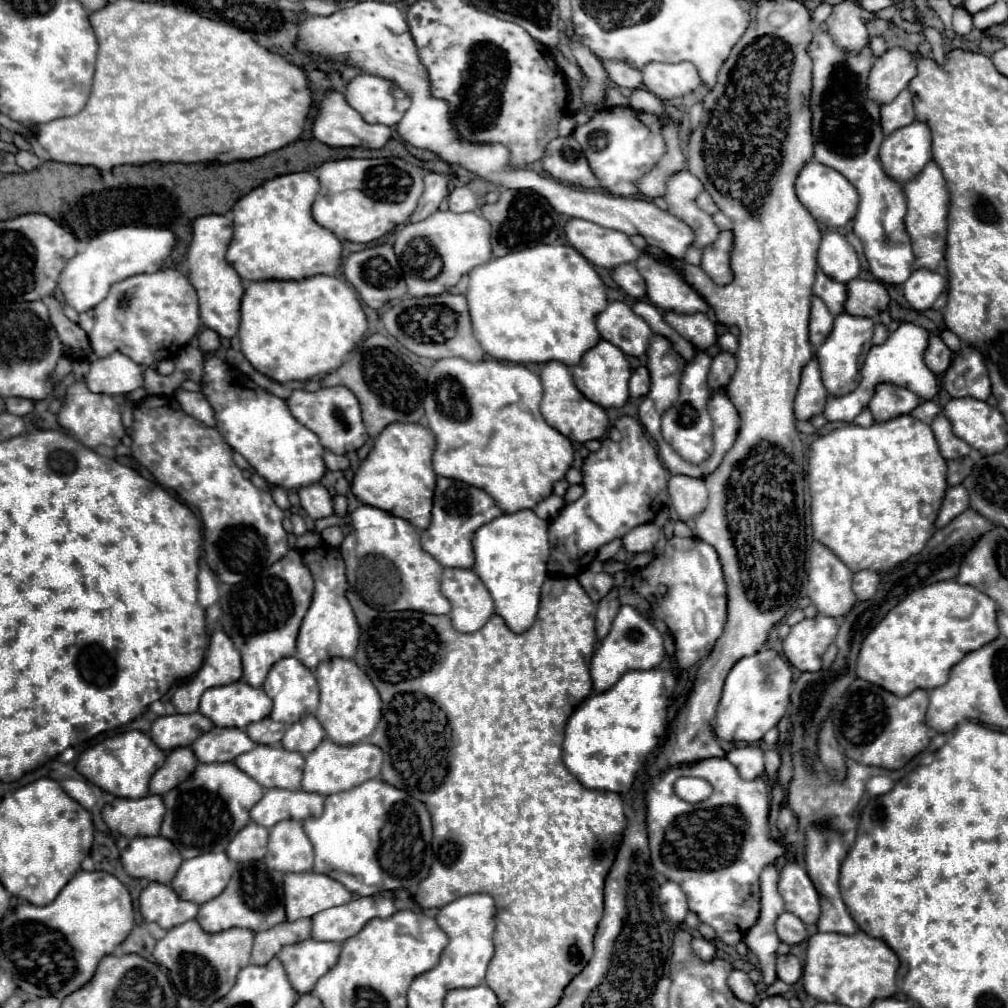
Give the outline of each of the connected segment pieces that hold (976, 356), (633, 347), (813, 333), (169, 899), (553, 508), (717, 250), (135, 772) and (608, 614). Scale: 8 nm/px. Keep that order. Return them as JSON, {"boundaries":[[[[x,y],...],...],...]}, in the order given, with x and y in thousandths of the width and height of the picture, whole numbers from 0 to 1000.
{"boundaries":[[[[957,341],[951,349],[945,349],[943,363],[936,369],[936,383],[945,395],[981,395],[983,379],[969,343]]],[[[604,300],[604,304],[592,312],[590,321],[596,335],[612,341],[622,353],[640,351],[648,333],[644,321],[618,300]]],[[[807,294],[805,300],[805,317],[803,317],[803,339],[811,345],[818,339],[826,325],[826,312],[818,306],[818,300],[811,294]]],[[[148,875],[138,889],[138,903],[146,915],[156,915],[160,921],[168,923],[184,913],[193,911],[197,899],[180,893],[166,877]]],[[[547,490],[545,494],[537,496],[537,500],[533,500],[533,504],[529,504],[529,508],[533,508],[533,512],[537,512],[539,516],[549,516],[549,512],[559,504],[559,494]]],[[[725,228],[713,230],[711,240],[697,246],[695,266],[707,280],[711,280],[715,284],[719,284],[727,278],[727,270],[725,270],[725,262],[723,262],[725,248],[727,248],[727,230]]],[[[128,724],[120,726],[114,730],[108,730],[94,740],[86,742],[78,754],[76,754],[76,766],[80,766],[90,778],[118,790],[118,792],[140,792],[146,790],[148,774],[156,762],[164,756],[164,746],[152,738],[152,734],[138,726],[138,724]]],[[[608,583],[594,599],[592,599],[592,613],[590,613],[590,623],[592,623],[592,633],[598,635],[606,623],[608,611],[612,609],[616,597],[612,593],[612,585]]]]}

